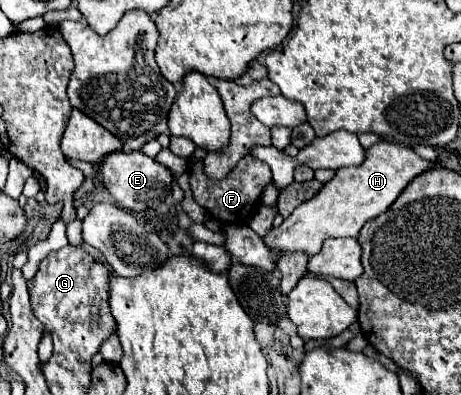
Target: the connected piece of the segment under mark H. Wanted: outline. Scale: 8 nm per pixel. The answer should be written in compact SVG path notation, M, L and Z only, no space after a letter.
M383 141L367 149L367 159L357 167L343 167L335 173L335 177L323 185L323 189L309 201L301 203L281 227L273 227L265 237L265 243L279 253L303 251L309 255L319 253L321 245L329 237L357 237L361 227L369 221L385 213L393 201L401 195L401 191L413 181L413 177L437 167L439 163L431 163L421 159L411 147Z

